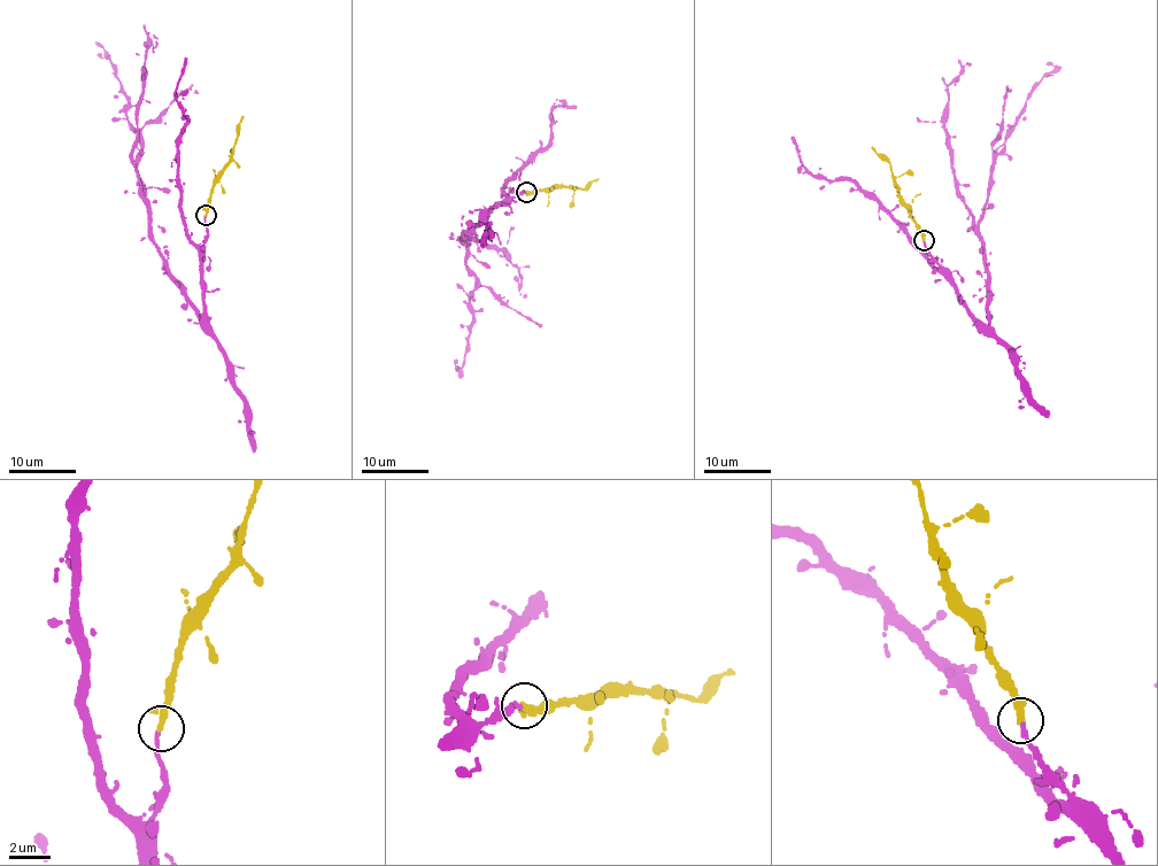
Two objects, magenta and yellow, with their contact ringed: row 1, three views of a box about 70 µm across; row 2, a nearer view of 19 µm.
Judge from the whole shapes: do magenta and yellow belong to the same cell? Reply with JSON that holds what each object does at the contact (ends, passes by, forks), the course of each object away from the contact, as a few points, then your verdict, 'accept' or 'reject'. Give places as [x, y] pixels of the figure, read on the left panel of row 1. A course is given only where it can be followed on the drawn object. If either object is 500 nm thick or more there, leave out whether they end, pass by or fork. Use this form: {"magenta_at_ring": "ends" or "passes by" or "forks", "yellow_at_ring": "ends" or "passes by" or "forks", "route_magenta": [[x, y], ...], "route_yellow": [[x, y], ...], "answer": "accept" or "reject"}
{"magenta_at_ring": "ends", "yellow_at_ring": "passes by", "route_magenta": [[205, 215], [202, 322], [154, 241], [136, 169], [139, 132], [128, 122], [115, 67], [97, 41]], "route_yellow": [[207, 215], [214, 184], [229, 162], [242, 116]], "answer": "accept"}

